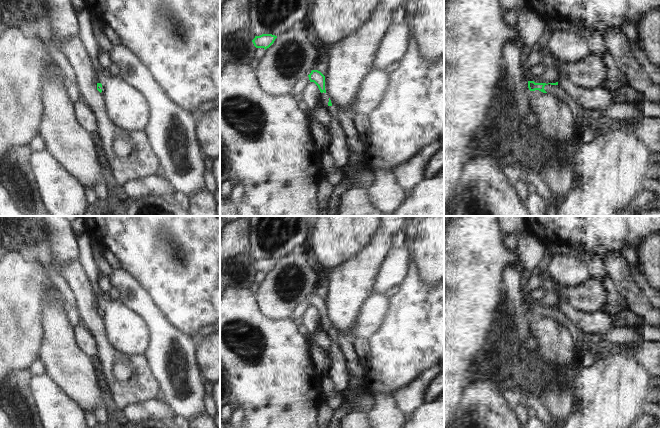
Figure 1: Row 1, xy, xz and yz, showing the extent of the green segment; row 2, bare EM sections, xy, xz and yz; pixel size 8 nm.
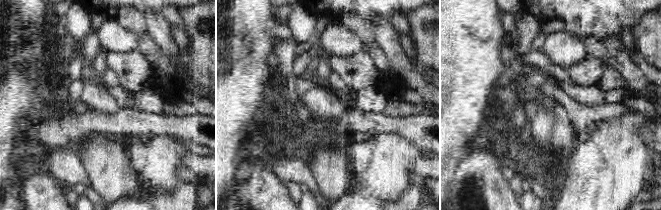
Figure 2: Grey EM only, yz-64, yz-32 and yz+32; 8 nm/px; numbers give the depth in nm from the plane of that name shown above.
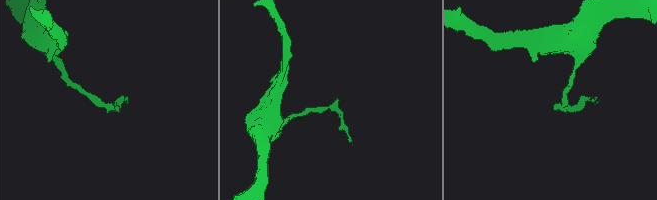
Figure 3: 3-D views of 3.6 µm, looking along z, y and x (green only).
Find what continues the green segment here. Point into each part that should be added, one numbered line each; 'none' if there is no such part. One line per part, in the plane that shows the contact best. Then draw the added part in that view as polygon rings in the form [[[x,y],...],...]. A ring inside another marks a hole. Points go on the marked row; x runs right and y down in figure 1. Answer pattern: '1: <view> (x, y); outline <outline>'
1: yz (621, 111); outline [[[545,85],[545,91],[566,103],[572,113],[572,118],[577,124],[584,121],[593,122],[599,118],[610,118],[618,121],[627,121],[639,118],[642,113],[633,103],[617,103],[603,111],[591,111],[580,106],[560,85]]]

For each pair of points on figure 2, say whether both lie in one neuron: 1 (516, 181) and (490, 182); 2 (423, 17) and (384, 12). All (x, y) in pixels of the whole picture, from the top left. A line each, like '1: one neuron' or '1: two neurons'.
1: two neurons
2: two neurons

